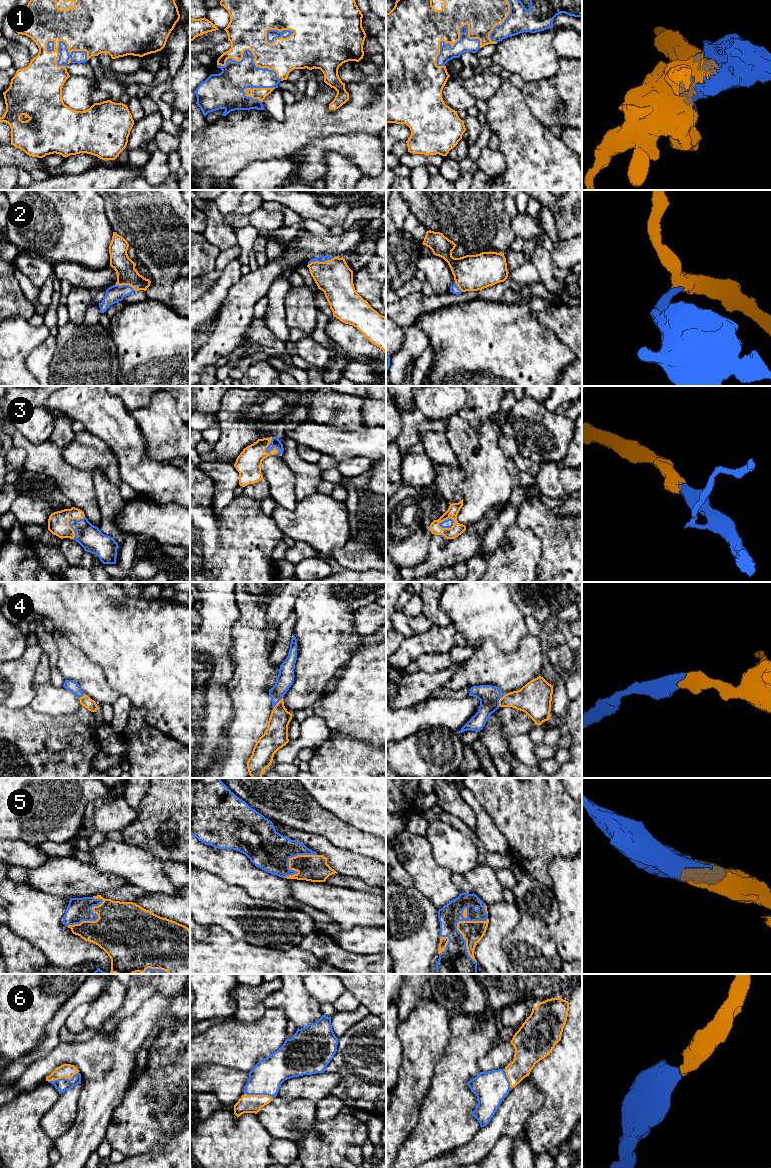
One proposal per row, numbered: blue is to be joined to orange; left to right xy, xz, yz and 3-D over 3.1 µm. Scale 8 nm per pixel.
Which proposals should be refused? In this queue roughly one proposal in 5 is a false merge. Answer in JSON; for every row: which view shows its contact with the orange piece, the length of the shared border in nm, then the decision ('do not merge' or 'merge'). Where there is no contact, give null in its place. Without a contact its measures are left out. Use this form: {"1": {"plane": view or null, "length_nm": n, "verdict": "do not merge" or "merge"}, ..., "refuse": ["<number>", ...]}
{"1": {"plane": "yz", "length_nm": 420, "verdict": "merge"}, "2": {"plane": "xz", "length_nm": 220, "verdict": "merge"}, "3": {"plane": "xz", "length_nm": 160, "verdict": "merge"}, "4": {"plane": "yz", "length_nm": 120, "verdict": "merge"}, "5": {"plane": "yz", "length_nm": 380, "verdict": "merge"}, "6": {"plane": "xy", "length_nm": 260, "verdict": "merge"}, "refuse": []}

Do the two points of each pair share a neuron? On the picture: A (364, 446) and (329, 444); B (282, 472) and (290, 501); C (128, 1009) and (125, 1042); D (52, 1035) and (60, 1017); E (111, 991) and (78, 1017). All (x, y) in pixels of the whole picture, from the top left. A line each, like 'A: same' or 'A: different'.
A: same
B: same
C: different
D: same
E: different

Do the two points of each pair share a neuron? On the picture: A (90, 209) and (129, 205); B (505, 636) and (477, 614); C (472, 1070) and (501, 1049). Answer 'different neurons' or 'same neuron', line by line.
A: different neurons
B: same neuron
C: different neurons

